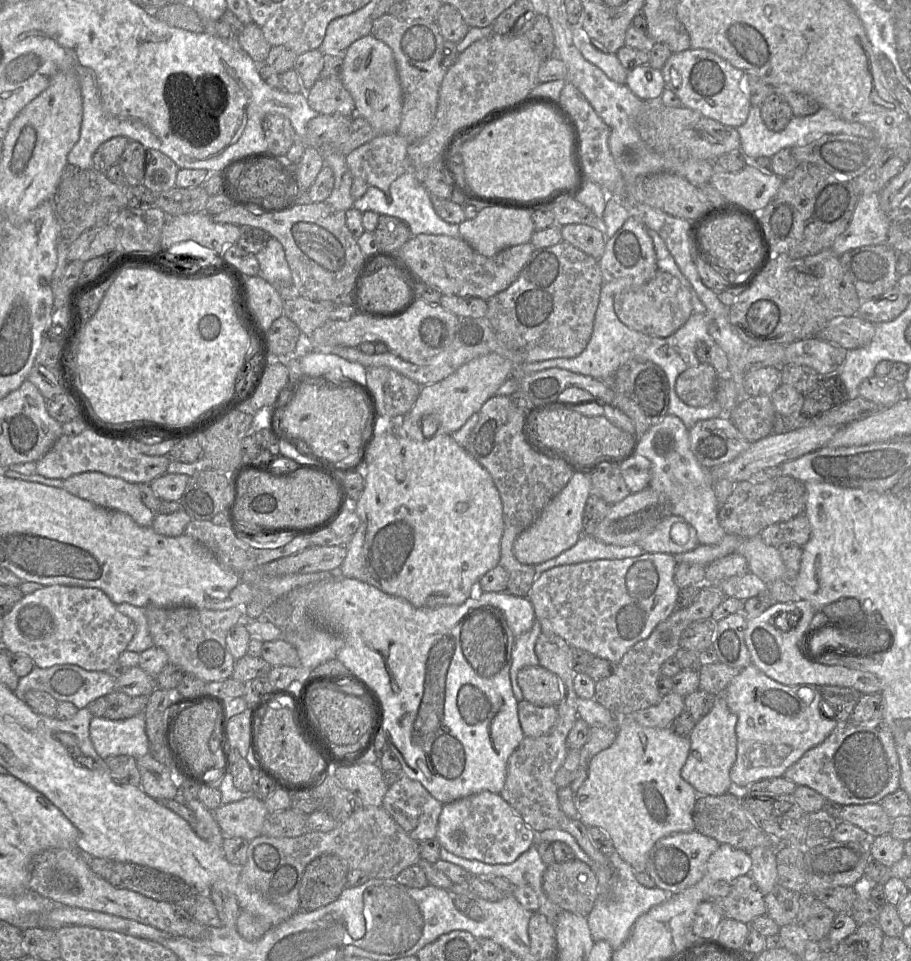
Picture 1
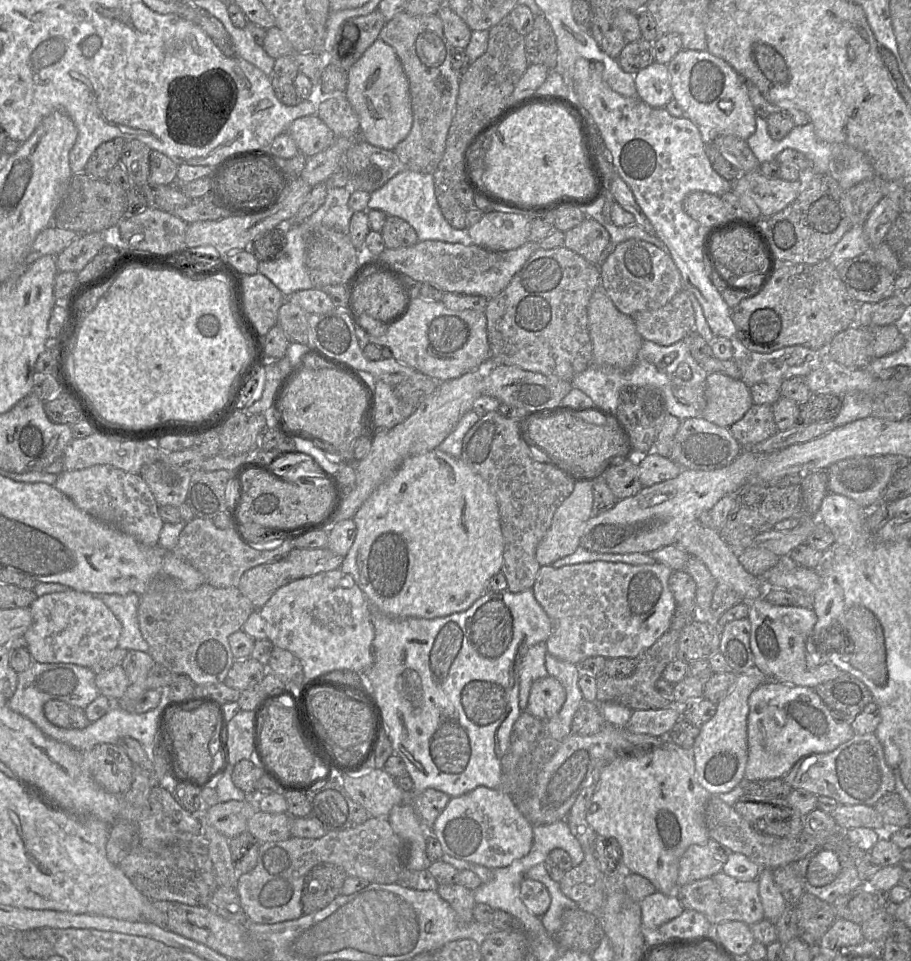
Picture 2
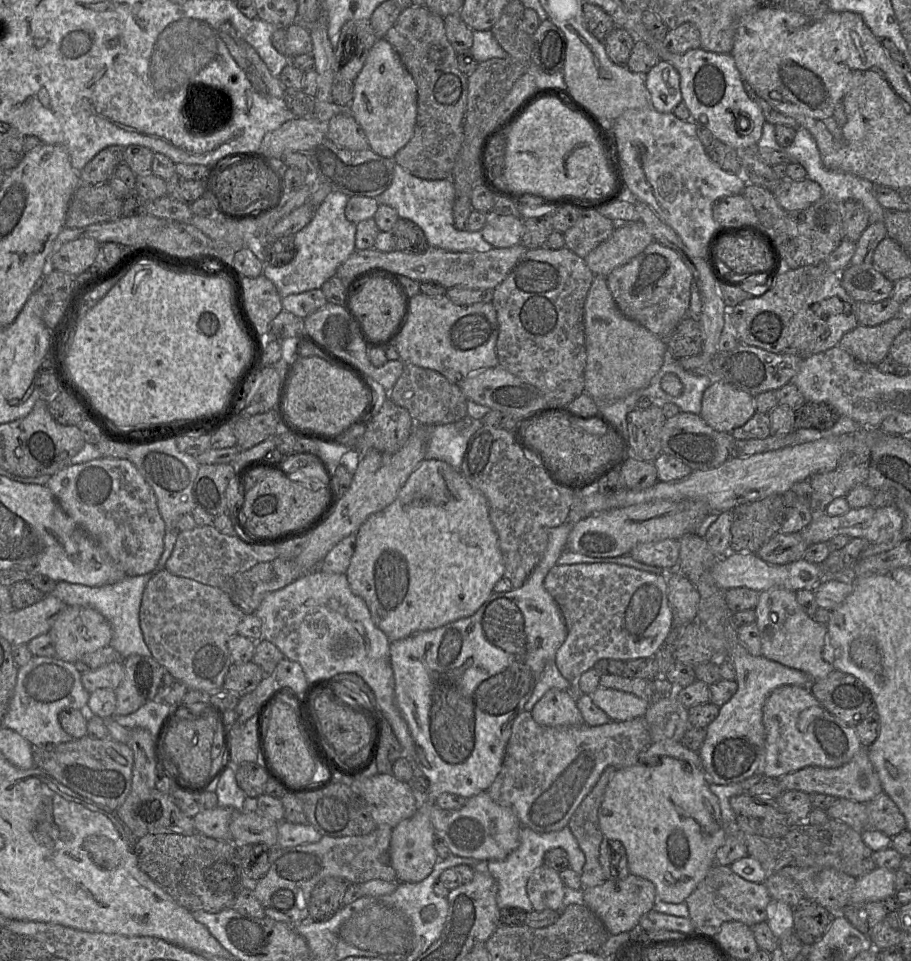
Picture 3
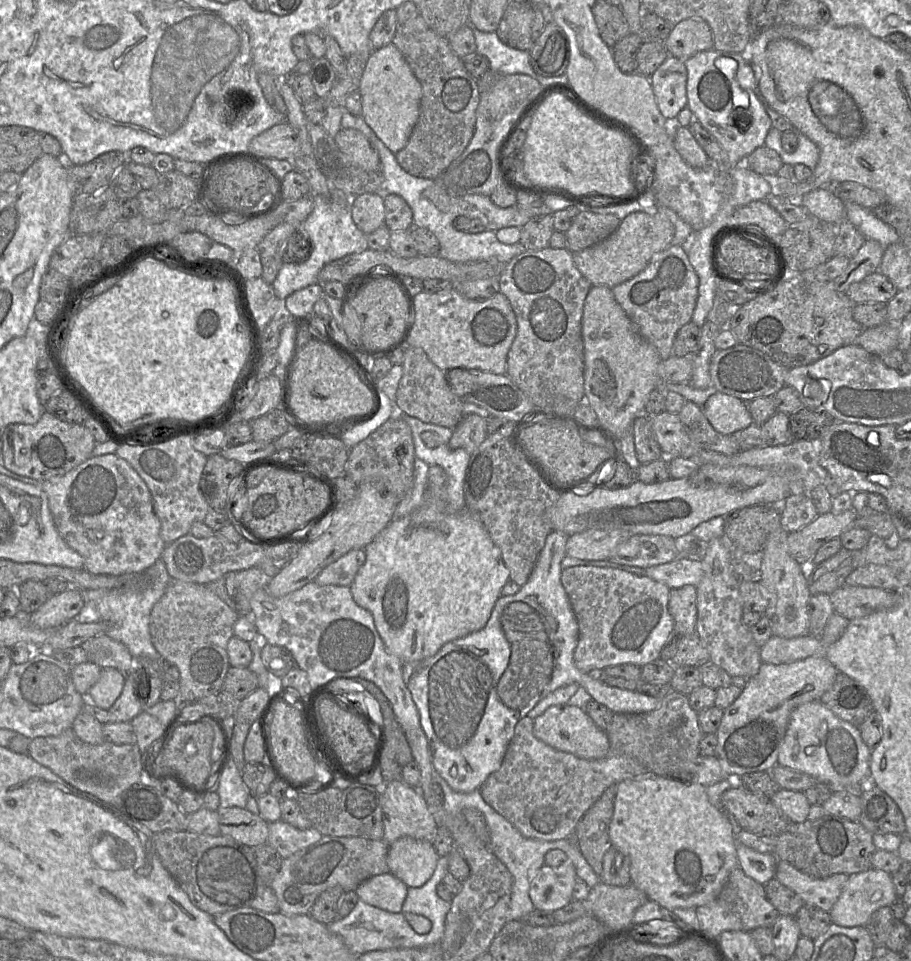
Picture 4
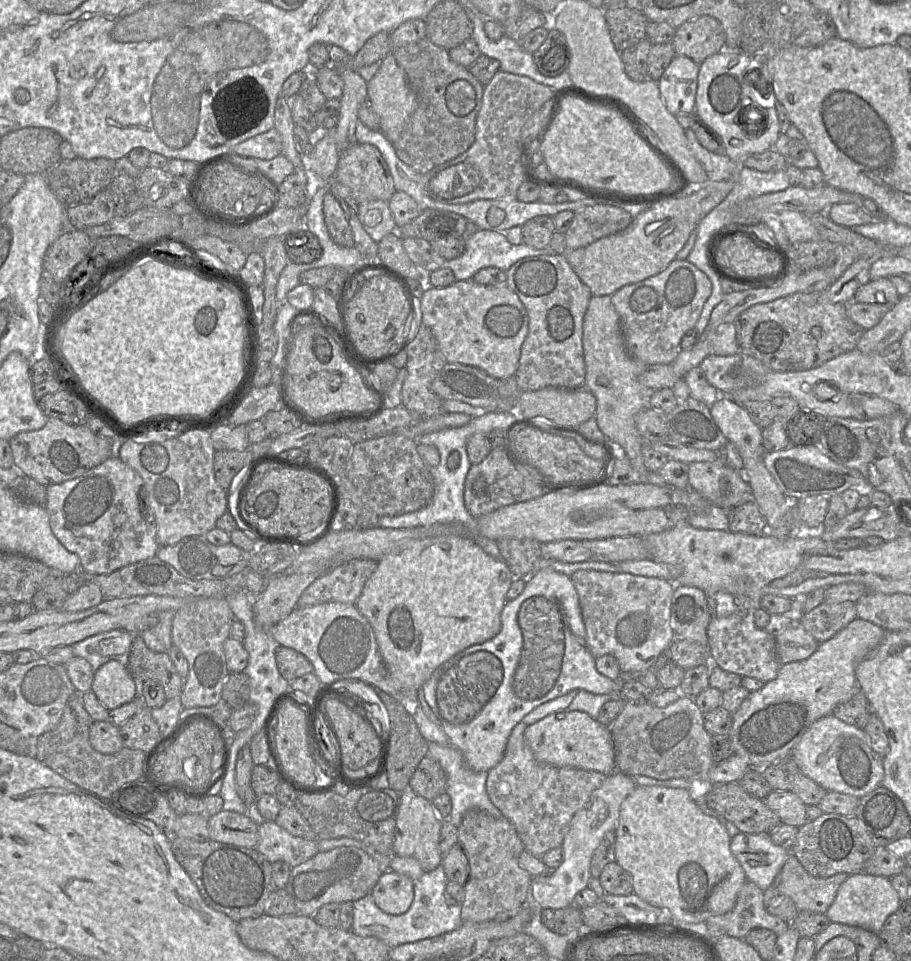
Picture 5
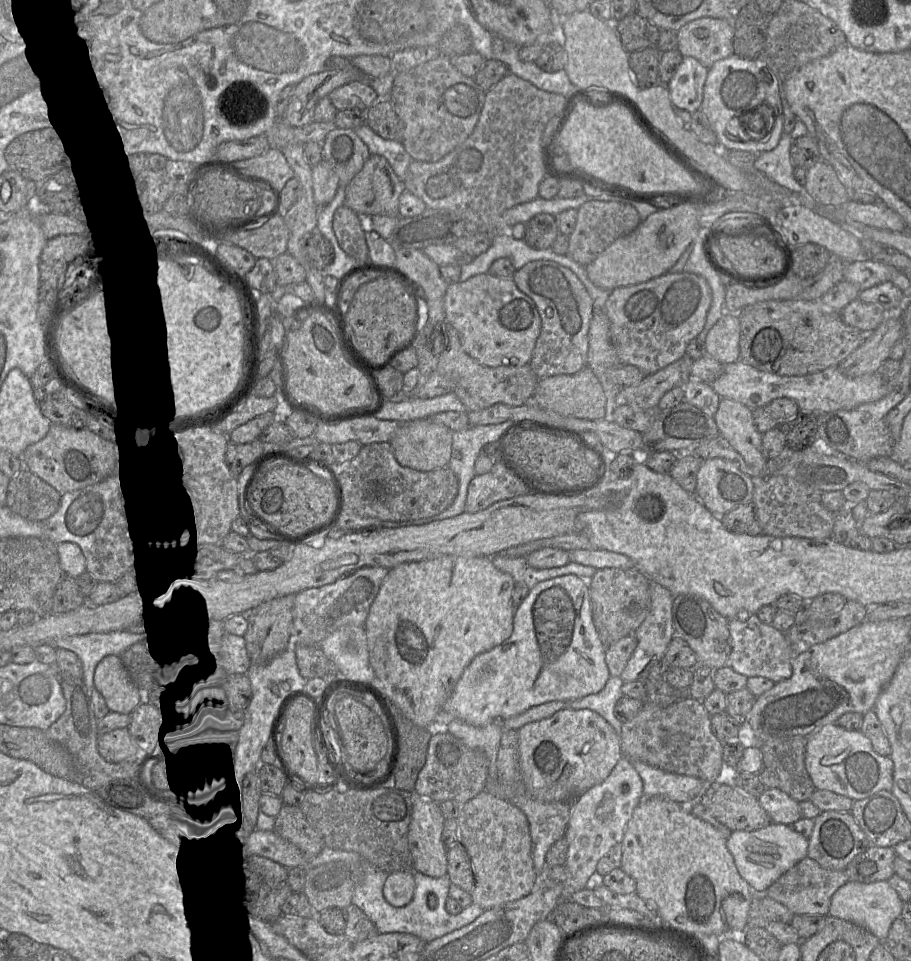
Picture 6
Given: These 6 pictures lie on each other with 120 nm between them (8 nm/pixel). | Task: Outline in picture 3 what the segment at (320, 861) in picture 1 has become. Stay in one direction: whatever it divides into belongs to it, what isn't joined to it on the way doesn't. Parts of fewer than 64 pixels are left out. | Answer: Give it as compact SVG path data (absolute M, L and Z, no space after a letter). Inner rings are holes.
M325 877L313 888L309 901L309 919L326 921L342 906L342 898L353 883L345 878Z

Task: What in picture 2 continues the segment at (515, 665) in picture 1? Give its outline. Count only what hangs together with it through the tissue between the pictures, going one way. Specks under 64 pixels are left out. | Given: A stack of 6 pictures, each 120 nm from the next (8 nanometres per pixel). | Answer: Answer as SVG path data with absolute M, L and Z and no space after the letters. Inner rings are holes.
M540 642L528 649L518 669L519 707L521 711L528 706L528 697L532 683L548 675L545 667L546 643Z

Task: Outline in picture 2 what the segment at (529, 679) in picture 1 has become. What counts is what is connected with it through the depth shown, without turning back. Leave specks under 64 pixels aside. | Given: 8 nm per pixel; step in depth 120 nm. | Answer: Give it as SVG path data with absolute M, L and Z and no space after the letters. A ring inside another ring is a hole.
M547 675L532 683L524 711L540 720L548 720L560 711L565 699L566 692L560 681Z

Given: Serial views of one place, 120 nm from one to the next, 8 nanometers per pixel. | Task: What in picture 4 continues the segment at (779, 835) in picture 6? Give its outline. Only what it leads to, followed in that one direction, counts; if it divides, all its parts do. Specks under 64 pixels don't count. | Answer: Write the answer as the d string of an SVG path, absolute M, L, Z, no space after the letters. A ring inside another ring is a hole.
M743 844L736 847L738 866L750 878L765 885L775 877L777 858L772 853L761 853Z

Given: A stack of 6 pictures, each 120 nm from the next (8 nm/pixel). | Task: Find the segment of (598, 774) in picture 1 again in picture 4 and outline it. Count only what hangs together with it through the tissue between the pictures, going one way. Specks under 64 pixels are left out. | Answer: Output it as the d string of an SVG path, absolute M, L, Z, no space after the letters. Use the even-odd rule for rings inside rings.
M648 772L640 777L619 782L616 785L614 810L609 827L609 837L612 846L621 850L629 859L631 883L642 890L648 899L655 901L670 911L673 911L675 908L696 908L709 903L720 893L730 872L738 866L737 841L728 819L709 802L705 786L684 781L687 780L674 779Z

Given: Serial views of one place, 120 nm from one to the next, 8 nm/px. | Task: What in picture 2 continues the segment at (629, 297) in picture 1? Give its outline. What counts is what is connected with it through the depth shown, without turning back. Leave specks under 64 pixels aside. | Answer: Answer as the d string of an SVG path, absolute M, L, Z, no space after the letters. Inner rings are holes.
M685 290L661 308L638 312L632 319L643 340L661 346L683 340L695 327L695 312Z

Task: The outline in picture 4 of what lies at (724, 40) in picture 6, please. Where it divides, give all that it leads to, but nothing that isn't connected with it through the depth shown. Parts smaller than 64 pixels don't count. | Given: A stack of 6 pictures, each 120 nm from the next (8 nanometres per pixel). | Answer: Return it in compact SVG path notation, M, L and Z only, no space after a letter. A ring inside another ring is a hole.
M688 18L672 27L664 41L669 56L685 60L713 48L713 33L702 19Z

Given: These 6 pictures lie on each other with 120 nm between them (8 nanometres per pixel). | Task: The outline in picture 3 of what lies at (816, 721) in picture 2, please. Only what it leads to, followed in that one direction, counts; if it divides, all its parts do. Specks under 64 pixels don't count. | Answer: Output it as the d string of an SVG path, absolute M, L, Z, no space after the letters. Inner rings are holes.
M783 685L774 689L763 705L765 760L762 774L780 778L807 766L837 768L848 763L863 747L855 728L830 714L809 691L808 686Z

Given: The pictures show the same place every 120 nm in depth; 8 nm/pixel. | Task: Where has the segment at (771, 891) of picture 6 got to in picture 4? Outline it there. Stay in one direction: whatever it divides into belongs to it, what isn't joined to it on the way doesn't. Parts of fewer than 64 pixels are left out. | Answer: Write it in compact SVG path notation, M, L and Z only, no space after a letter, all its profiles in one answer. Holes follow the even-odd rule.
M778 860L775 878L801 897L804 904L829 912L838 900L849 875L839 873L825 878L814 878L801 872L785 860Z

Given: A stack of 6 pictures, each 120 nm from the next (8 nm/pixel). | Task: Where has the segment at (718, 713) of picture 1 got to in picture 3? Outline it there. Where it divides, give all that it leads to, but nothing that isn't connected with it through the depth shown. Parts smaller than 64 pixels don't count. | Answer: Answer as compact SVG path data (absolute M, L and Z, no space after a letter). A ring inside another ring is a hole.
M740 641L733 650L733 658L729 657L729 660L735 669L737 691L720 707L718 716L705 728L706 737L698 751L701 768L709 782L717 785L740 783L753 775L762 774L765 760L765 728L762 722L765 700L774 689L780 686L797 685L809 687L812 682L810 677L800 670L768 660L761 655L752 656Z

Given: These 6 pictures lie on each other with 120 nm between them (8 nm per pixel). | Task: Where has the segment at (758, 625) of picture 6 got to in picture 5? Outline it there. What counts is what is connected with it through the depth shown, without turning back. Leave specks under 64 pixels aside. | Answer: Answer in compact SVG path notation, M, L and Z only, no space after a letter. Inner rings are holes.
M722 591L707 596L707 602L711 615L707 628L709 663L722 670L739 674L742 677L756 678L764 683L776 678L781 666L776 656L776 640L774 636L756 626L754 603L745 596Z

